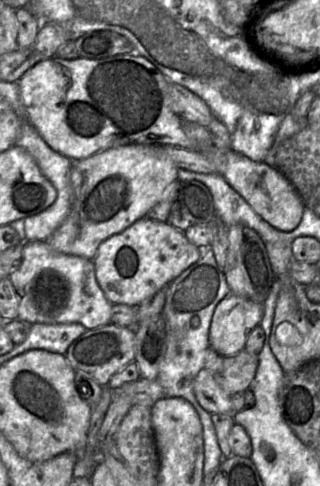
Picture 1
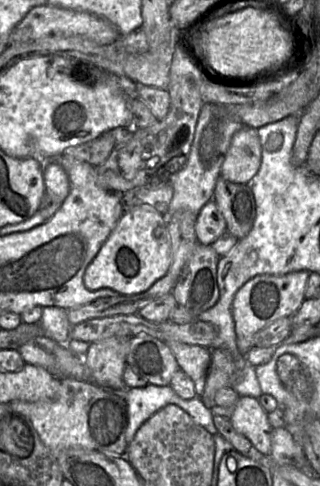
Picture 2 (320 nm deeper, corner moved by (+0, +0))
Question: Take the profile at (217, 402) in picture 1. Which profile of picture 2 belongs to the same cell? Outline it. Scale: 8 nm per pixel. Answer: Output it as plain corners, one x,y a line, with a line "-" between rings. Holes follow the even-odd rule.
240,396
232,416
229,418
237,432
246,436
253,447
263,455
271,453
271,431
268,412
258,399

